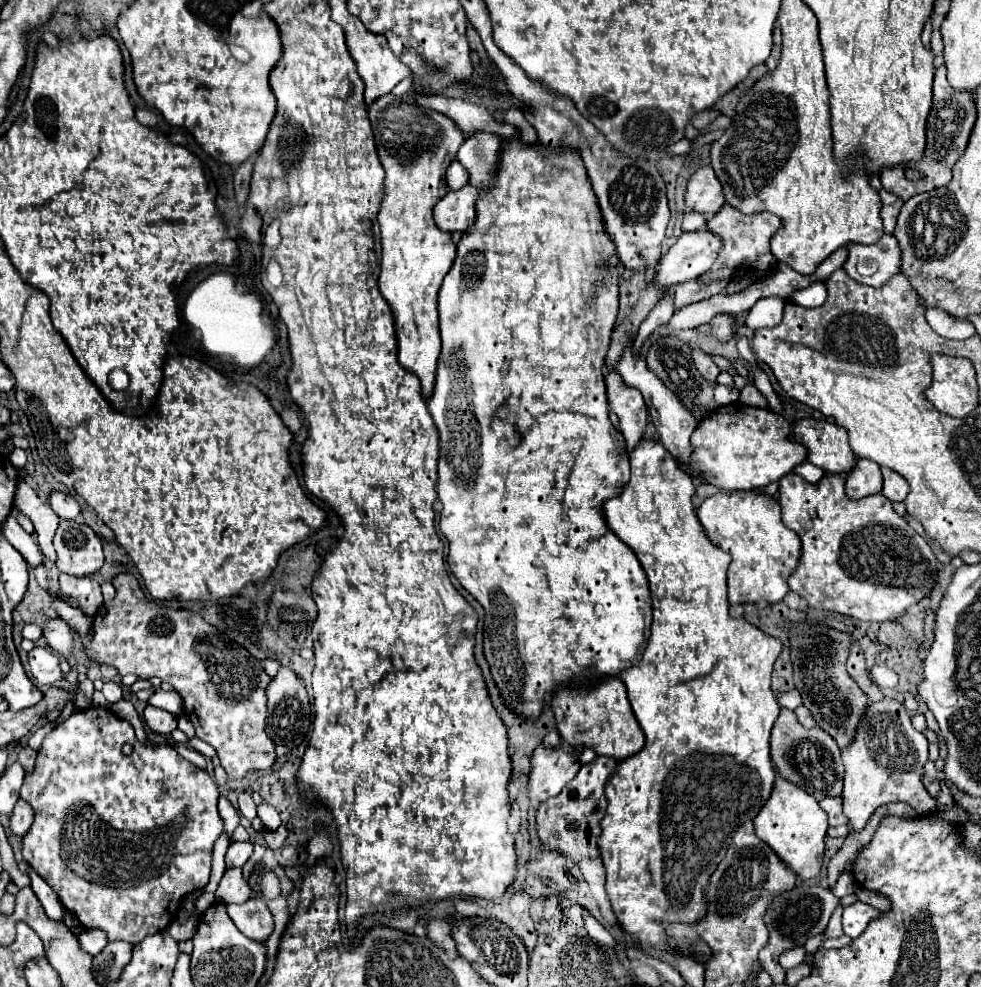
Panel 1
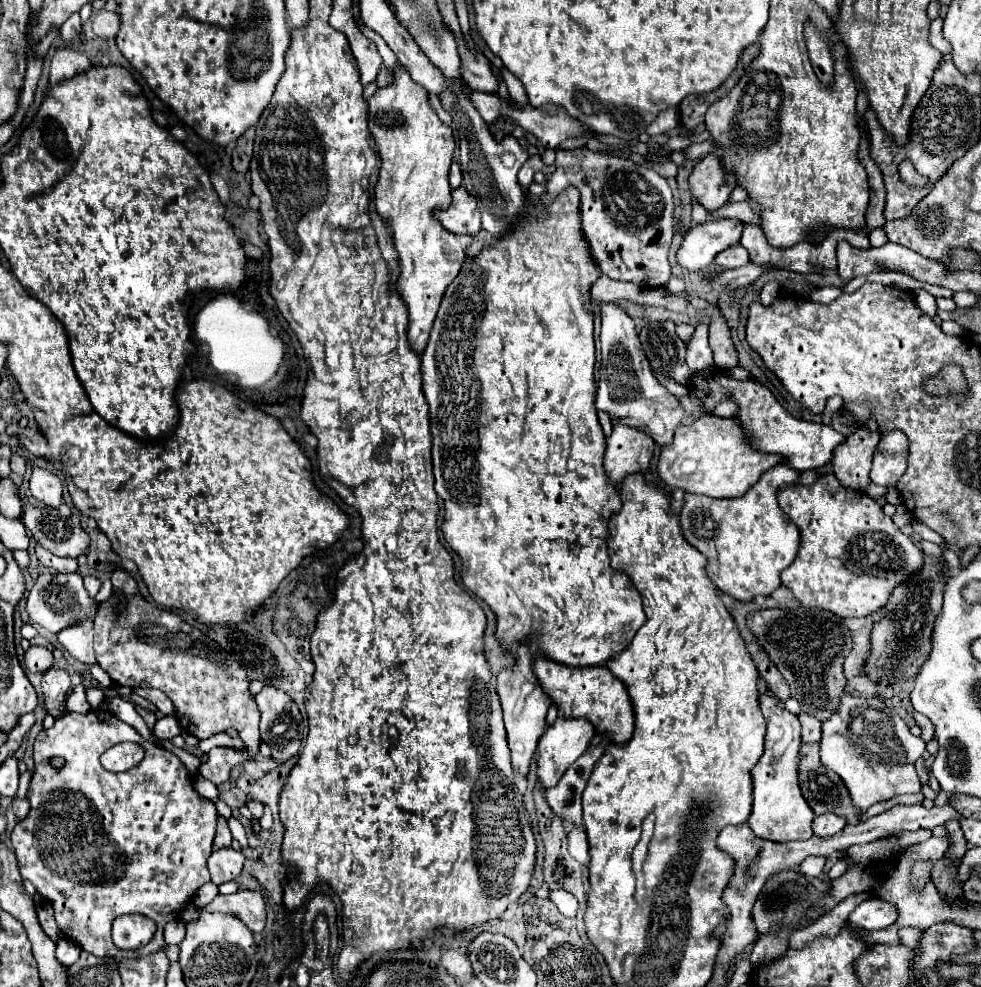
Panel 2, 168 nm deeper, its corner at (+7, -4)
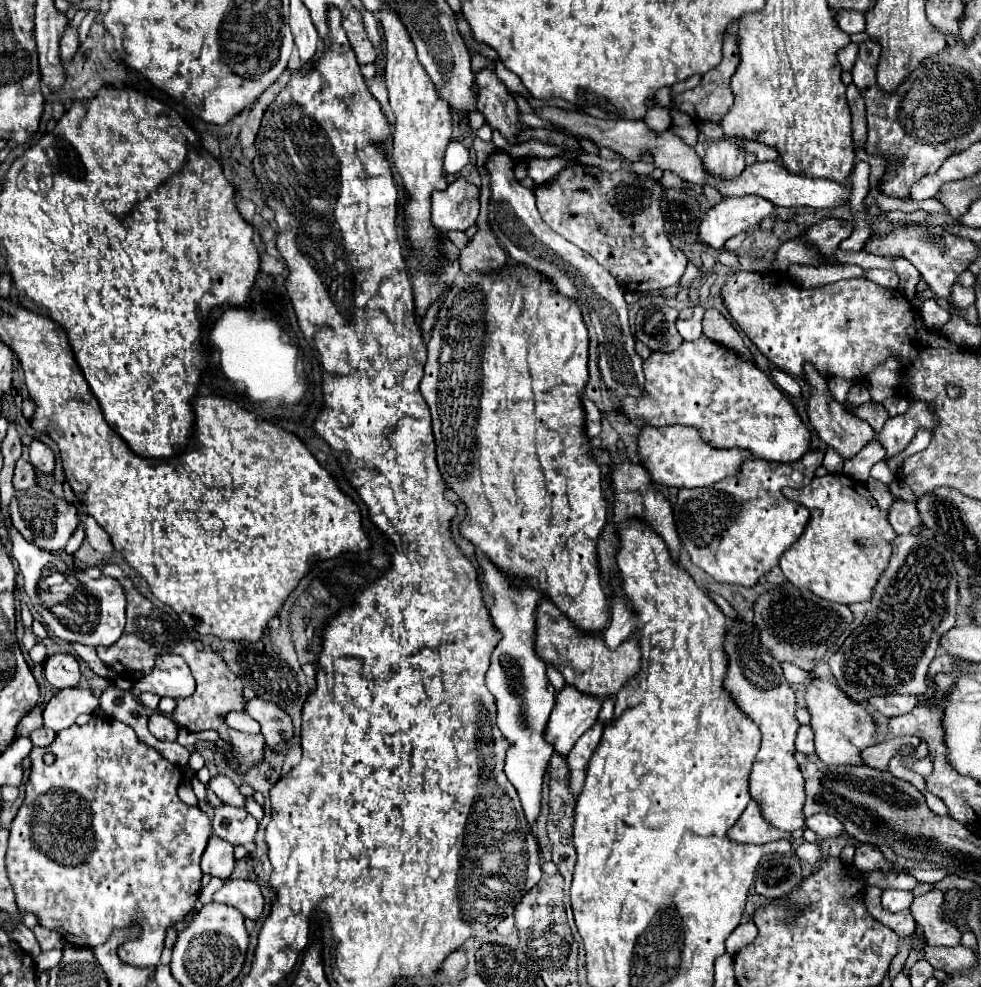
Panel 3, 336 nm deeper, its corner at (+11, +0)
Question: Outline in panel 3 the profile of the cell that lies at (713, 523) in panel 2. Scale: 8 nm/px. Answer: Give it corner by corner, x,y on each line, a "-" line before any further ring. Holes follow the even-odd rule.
816,450
806,452
798,462
792,462
792,464
776,464
776,462
750,458
742,464
740,478
726,478
708,488
692,488
692,490
682,488
678,492
678,502
674,506
674,520
676,520
678,536
682,538
682,544
688,550
692,562
698,568
702,568
706,574
710,574
716,582
738,584
746,588
754,586
774,566
778,566
778,560
784,554
784,550
790,548
800,538
808,522
810,512
796,502
786,500
780,490
784,486
802,488
810,484
816,468
822,464
822,458
824,454

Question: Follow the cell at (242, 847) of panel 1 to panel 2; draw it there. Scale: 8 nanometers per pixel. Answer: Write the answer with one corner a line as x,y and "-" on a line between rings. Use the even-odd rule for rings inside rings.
220,848
214,850
208,858
208,870
212,874
214,884
224,884
234,880
242,872
244,864
244,854
234,850
234,848

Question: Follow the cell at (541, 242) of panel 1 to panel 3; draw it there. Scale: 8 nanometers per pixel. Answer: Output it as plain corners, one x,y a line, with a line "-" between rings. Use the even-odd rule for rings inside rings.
506,262
504,268
492,272
472,272
468,276
458,276
452,288
446,292
440,304
436,324
426,342
428,358
424,364
424,378
420,382
420,392
432,414
432,430
436,440
436,462
444,484
456,492
456,496
466,506
466,516
460,522
460,534
474,544
476,552
488,556
500,572
512,572
520,580
536,580
538,590
548,596
560,612
584,634
602,634
610,620
610,600
602,584
602,572
598,564
598,540
600,532
608,522
608,500
602,492
602,470
592,456
592,440
586,436
586,416
582,406
582,390
588,384
588,330
582,320
582,312
576,300
554,290
552,280
524,268
522,264

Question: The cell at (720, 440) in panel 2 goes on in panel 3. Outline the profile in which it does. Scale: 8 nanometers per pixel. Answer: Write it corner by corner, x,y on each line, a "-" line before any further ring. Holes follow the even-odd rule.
646,426
640,434
640,456
656,484
702,488
712,486
728,476
740,476
740,468
748,458
752,458
752,452
744,452
740,448
714,448
706,440
700,440
700,432
696,432
696,428
688,426

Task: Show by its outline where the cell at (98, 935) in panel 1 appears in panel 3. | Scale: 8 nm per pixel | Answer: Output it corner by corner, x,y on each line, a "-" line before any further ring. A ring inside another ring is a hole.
48,950
48,952
42,952
34,962
38,970
50,970
56,964
60,964
60,956
62,956
62,950

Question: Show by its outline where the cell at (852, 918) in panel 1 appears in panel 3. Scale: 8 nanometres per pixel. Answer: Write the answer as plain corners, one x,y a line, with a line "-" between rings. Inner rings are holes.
884,890
882,892
882,908
888,912
900,912
910,908
912,904
912,892
904,892
904,890

